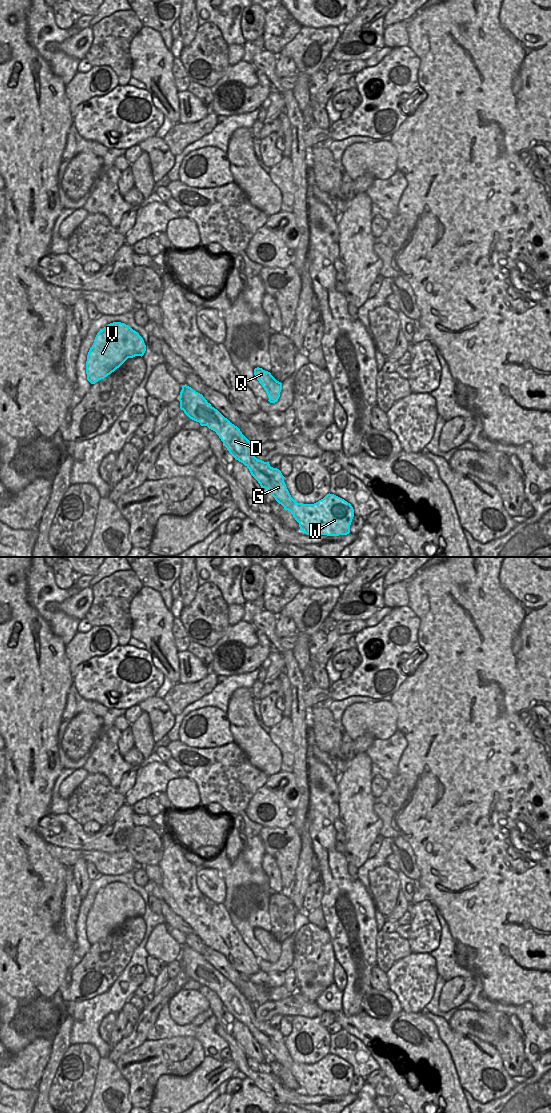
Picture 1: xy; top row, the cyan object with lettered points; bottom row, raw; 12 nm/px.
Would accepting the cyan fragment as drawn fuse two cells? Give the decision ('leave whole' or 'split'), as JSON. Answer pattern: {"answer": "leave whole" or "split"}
{"answer": "leave whole"}

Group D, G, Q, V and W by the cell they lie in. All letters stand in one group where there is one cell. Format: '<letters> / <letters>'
D G Q V W

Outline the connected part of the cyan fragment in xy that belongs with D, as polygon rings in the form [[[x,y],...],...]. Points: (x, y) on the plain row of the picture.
[[[185,944],[178,960],[180,969],[190,979],[215,991],[223,1006],[249,1029],[261,1048],[267,1049],[285,1070],[291,1072],[299,1083],[300,1091],[309,1096],[339,1096],[350,1093],[354,1077],[354,1069],[350,1063],[330,1053],[314,1064],[297,1063],[291,1057],[281,1031],[271,1027],[269,1022],[258,1020],[251,1002],[240,989],[212,967],[202,954]]]

